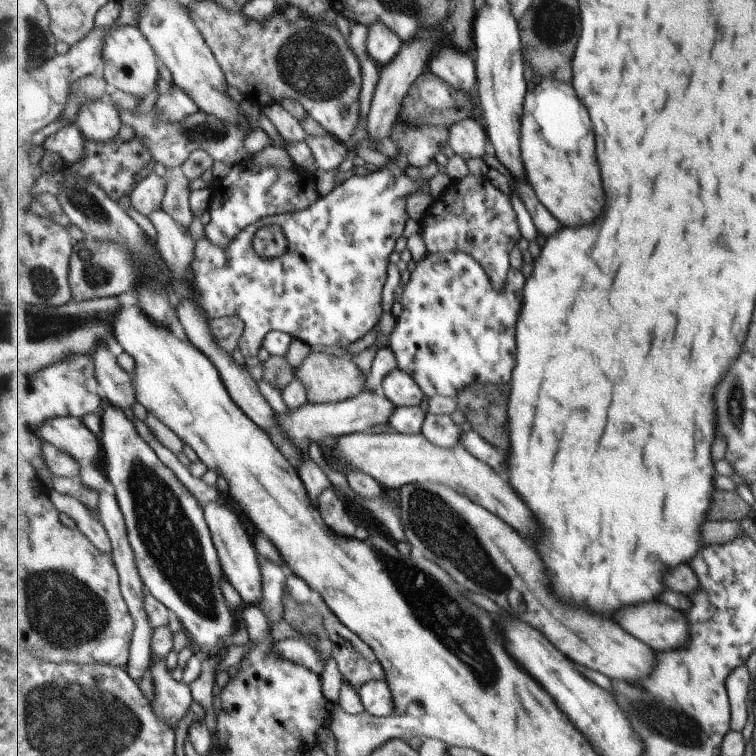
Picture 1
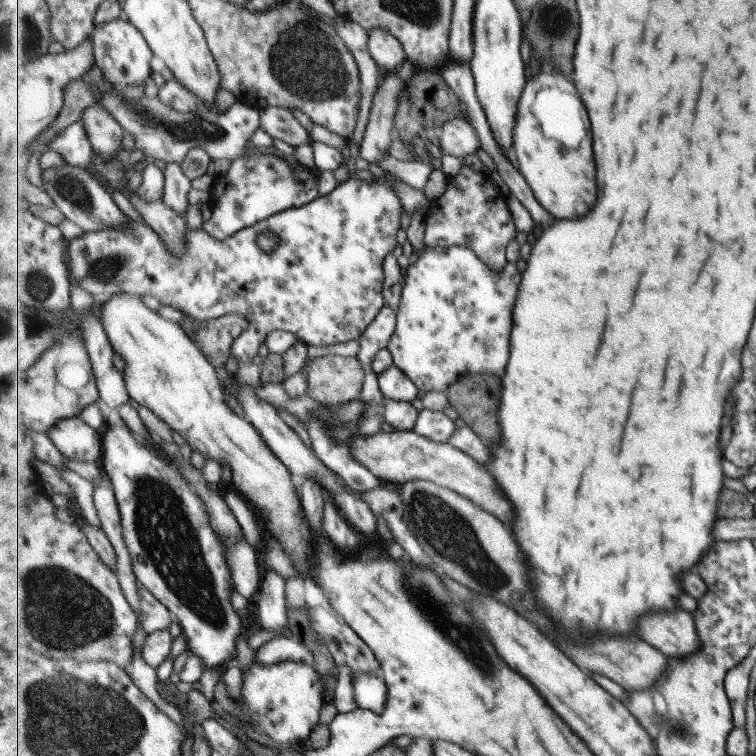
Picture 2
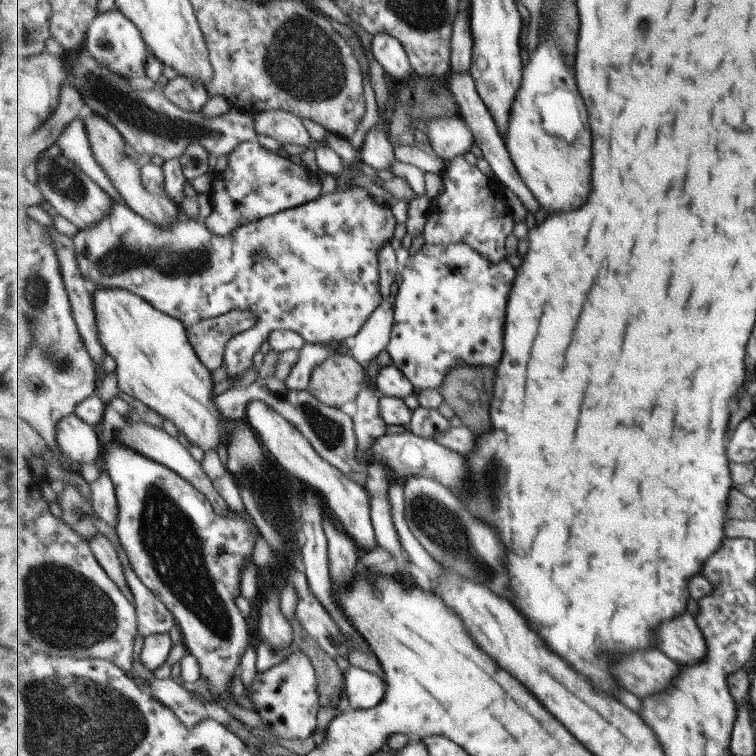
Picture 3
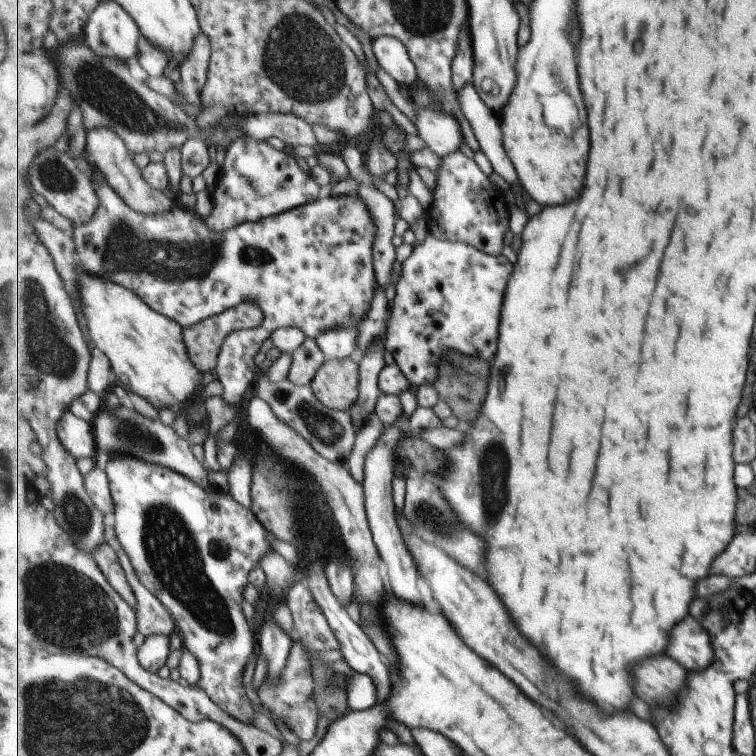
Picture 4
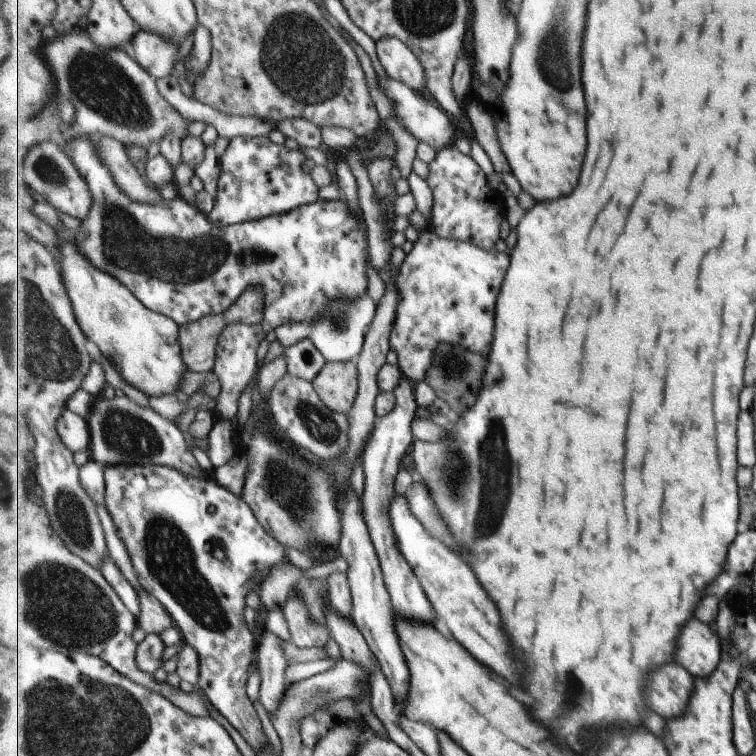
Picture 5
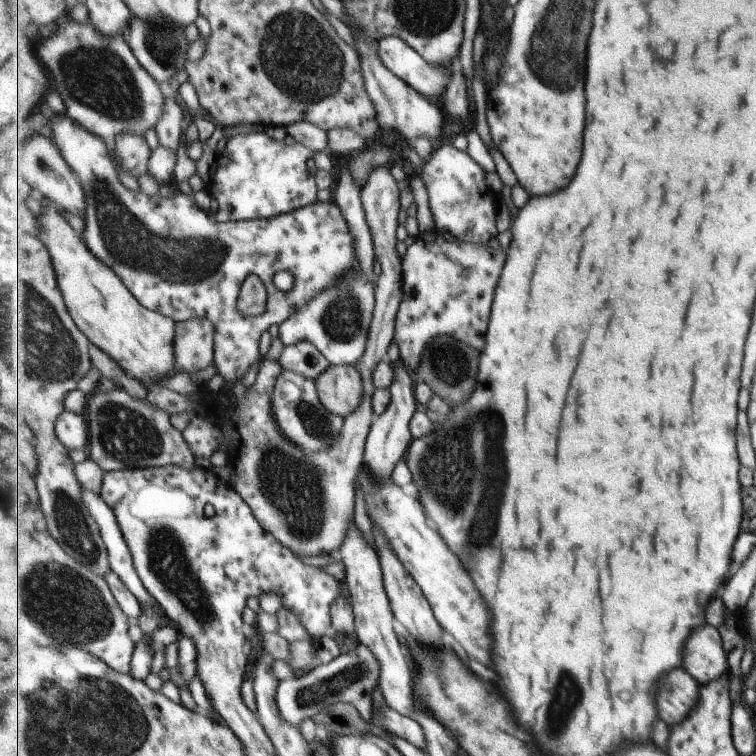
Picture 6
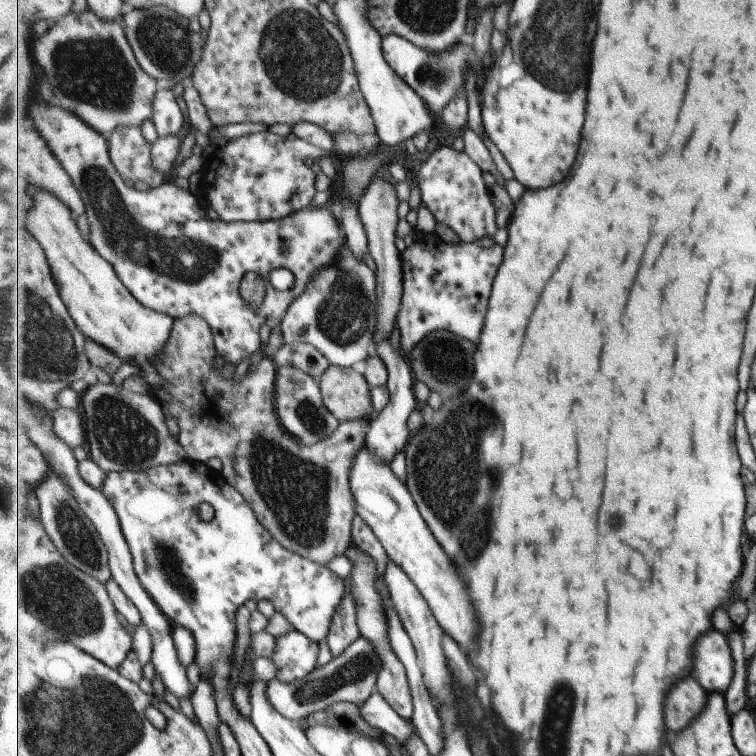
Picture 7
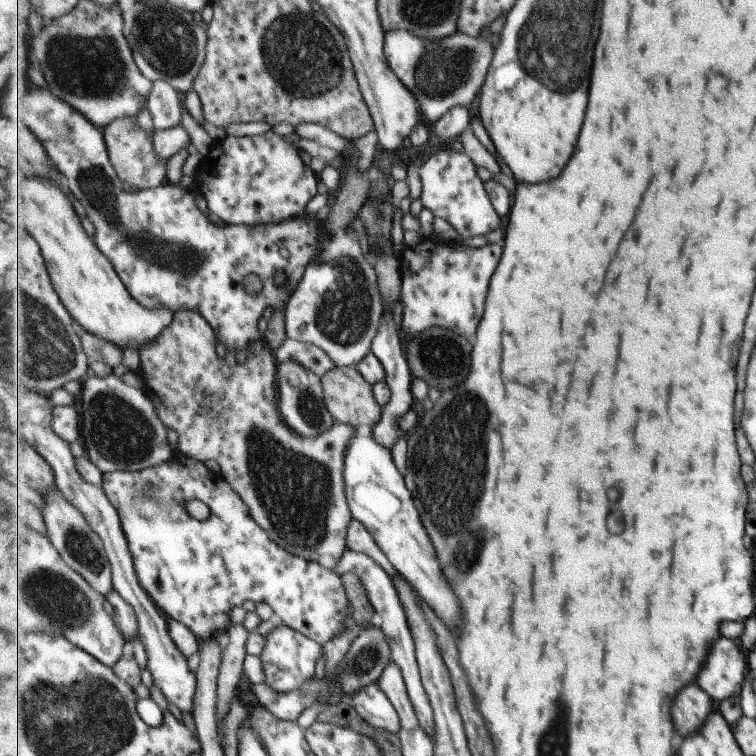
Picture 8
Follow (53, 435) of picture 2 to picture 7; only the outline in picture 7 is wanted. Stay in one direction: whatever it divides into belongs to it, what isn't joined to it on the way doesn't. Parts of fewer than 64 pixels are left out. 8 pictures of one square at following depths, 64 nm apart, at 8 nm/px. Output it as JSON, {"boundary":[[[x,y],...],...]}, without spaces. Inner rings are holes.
{"boundary":[[[59,408],[54,416],[54,431],[67,446],[85,446],[85,422],[81,411]]]}

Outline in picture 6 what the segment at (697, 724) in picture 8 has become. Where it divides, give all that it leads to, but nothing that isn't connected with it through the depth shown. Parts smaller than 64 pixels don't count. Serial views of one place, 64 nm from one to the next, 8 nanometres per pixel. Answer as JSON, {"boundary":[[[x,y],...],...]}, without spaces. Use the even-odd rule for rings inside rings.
{"boundary":[[[675,670],[659,684],[659,714],[667,724],[681,724],[699,702],[699,684],[685,670]]]}

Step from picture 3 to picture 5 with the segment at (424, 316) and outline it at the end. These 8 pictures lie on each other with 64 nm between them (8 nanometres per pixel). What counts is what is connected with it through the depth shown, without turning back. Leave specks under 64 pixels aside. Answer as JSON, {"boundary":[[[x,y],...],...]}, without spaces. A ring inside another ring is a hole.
{"boundary":[[[430,227],[414,242],[410,253],[405,256],[396,278],[399,304],[394,329],[391,330],[391,349],[396,352],[398,364],[404,376],[413,384],[425,381],[433,362],[433,349],[442,342],[450,342],[489,356],[495,328],[495,310],[498,310],[501,284],[509,270],[509,256],[495,250],[483,250],[475,243],[443,238]]]}

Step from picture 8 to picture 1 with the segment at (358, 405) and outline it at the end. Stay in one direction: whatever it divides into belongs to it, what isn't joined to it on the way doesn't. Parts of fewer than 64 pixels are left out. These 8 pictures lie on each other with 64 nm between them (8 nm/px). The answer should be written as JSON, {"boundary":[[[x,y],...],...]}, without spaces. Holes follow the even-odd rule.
{"boundary":[[[312,352],[296,369],[296,378],[305,386],[309,403],[335,403],[346,401],[361,395],[367,384],[367,376],[363,374],[358,363],[345,356],[334,356],[321,352]]]}

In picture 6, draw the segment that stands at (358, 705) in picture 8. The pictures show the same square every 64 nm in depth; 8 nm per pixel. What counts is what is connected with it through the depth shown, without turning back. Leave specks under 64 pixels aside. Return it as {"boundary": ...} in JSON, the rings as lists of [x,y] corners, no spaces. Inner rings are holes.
{"boundary":[[[391,707],[374,708],[373,724],[383,727],[393,736],[401,736],[427,753],[427,732],[413,716],[401,714]]]}

